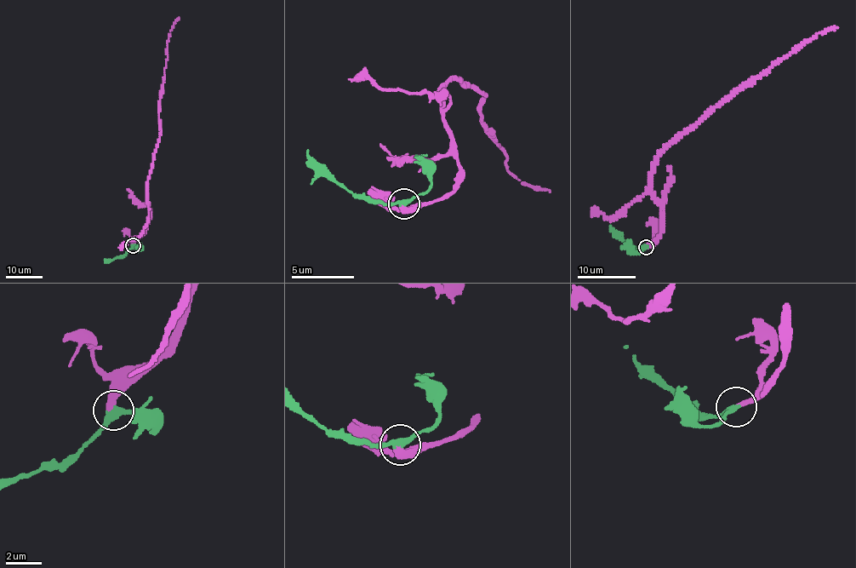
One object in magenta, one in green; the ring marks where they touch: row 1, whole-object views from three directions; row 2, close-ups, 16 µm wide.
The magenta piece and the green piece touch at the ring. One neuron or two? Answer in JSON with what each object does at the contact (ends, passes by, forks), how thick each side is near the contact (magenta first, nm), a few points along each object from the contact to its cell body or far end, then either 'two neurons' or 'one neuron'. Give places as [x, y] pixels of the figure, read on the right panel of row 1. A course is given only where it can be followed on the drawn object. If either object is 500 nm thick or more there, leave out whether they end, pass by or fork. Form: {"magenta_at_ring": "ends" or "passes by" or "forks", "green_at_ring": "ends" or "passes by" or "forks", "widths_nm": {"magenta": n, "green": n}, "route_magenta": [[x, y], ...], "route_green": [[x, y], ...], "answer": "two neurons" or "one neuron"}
{"magenta_at_ring": "ends", "green_at_ring": "passes by", "widths_nm": {"magenta": 280, "green": 280}, "route_magenta": [[645, 247], [661, 234], [661, 204], [651, 191], [651, 167], [659, 150], [805, 41], [836, 28]], "route_green": [[645, 247], [636, 249], [617, 236], [609, 226]], "answer": "one neuron"}

